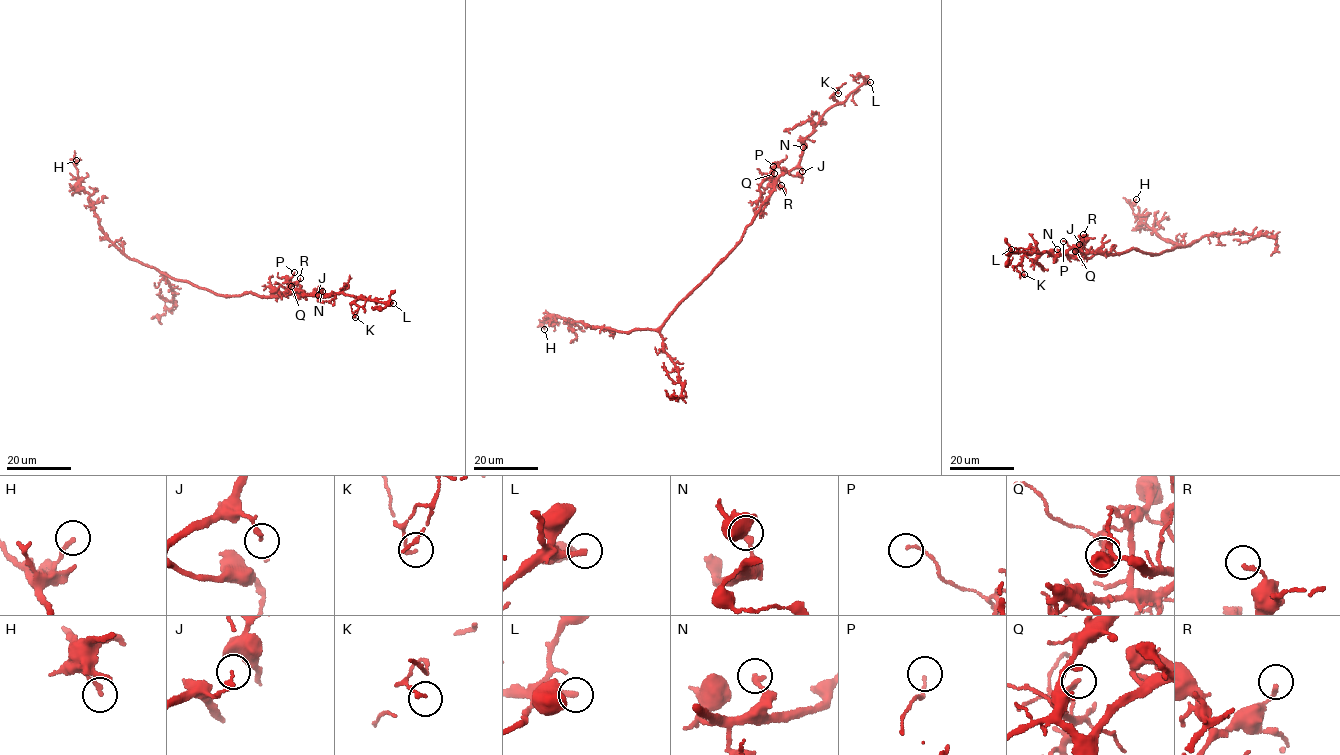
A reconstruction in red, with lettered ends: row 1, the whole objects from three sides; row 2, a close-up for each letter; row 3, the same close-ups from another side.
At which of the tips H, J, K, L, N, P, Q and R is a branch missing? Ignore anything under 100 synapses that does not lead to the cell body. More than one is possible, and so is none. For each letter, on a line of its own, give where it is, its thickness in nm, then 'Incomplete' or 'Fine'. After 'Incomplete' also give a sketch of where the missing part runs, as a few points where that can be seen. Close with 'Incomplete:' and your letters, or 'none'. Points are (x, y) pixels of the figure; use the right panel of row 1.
H: Place: (1136, 199). Thickness 180 nm. Fine
J: Place: (1079, 244). Thickness 140 nm. Fine
K: Place: (1024, 274). Thickness 160 nm. Fine
L: Place: (1011, 249). Thickness 240 nm. Incomplete
N: Place: (1057, 249). Thickness 220 nm. Fine
P: Place: (1063, 241). Thickness 110 nm. Fine
Q: Place: (1075, 251). Thickness 190 nm. Fine
R: Place: (1083, 234). Thickness 160 nm. Fine
Incomplete: L

